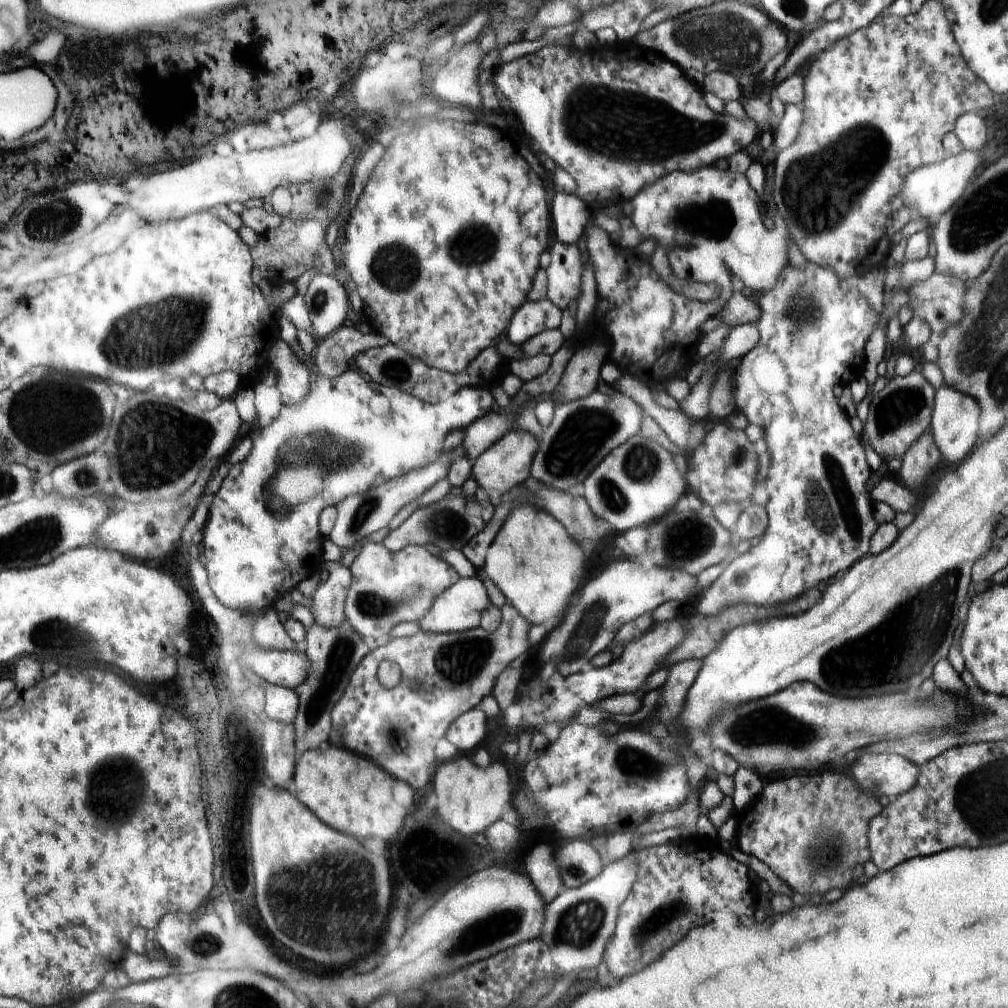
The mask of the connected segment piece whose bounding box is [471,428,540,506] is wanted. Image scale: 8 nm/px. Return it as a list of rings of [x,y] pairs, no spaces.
[[[512,429],[496,445],[486,448],[484,454],[472,461],[472,480],[488,492],[490,501],[497,506],[506,493],[524,484],[526,478],[532,475],[533,458],[539,448],[539,438],[523,429]]]

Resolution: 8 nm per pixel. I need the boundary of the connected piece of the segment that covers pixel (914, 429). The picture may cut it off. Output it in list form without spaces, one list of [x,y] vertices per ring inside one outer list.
[[[918,367],[906,376],[895,375],[889,379],[880,392],[873,394],[864,425],[864,432],[874,452],[886,461],[890,458],[902,460],[908,448],[930,432],[934,399],[935,389]]]

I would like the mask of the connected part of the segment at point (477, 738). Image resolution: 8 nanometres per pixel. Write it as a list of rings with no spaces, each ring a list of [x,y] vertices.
[[[478,707],[458,717],[446,733],[446,738],[458,748],[461,755],[476,748],[486,734],[486,716]]]

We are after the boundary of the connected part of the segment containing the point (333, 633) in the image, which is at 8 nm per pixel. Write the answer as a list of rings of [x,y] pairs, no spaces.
[[[345,619],[338,628],[322,628],[314,623],[310,626],[305,640],[306,658],[310,670],[306,680],[294,689],[298,695],[299,705],[294,719],[294,738],[298,754],[308,749],[316,749],[328,744],[332,730],[331,712],[348,686],[350,677],[362,658],[368,653],[368,646],[358,632]]]

